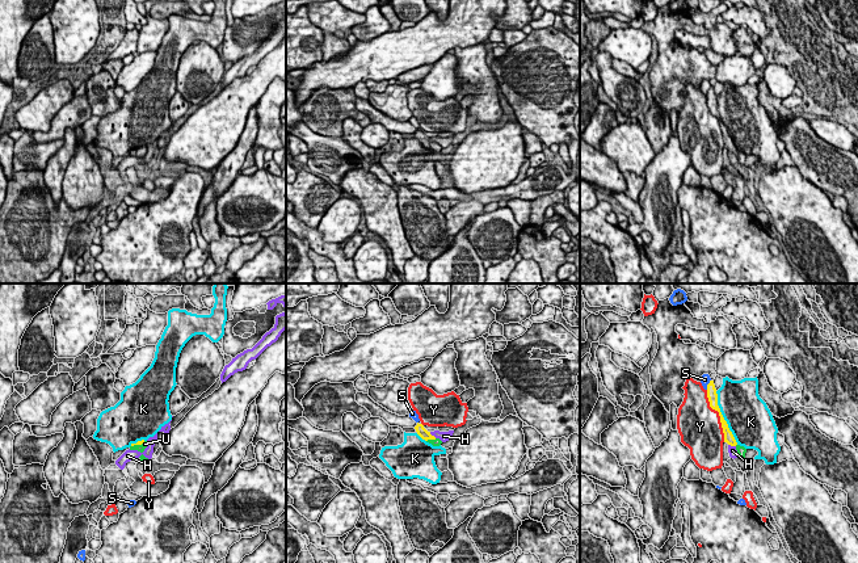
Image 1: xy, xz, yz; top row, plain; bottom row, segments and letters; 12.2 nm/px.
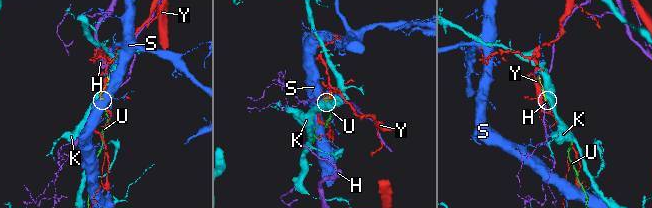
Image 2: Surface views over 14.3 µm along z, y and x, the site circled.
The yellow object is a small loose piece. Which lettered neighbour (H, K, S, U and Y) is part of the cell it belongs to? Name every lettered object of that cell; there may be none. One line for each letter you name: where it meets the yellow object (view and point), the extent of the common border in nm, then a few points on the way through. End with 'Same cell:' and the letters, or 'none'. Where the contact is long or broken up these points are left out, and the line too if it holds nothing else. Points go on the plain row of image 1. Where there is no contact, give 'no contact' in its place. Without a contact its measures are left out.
U: contact xy (138, 150); length 190 nm; way xy (139, 148), (138, 150), (141, 154)
Same cell: U

